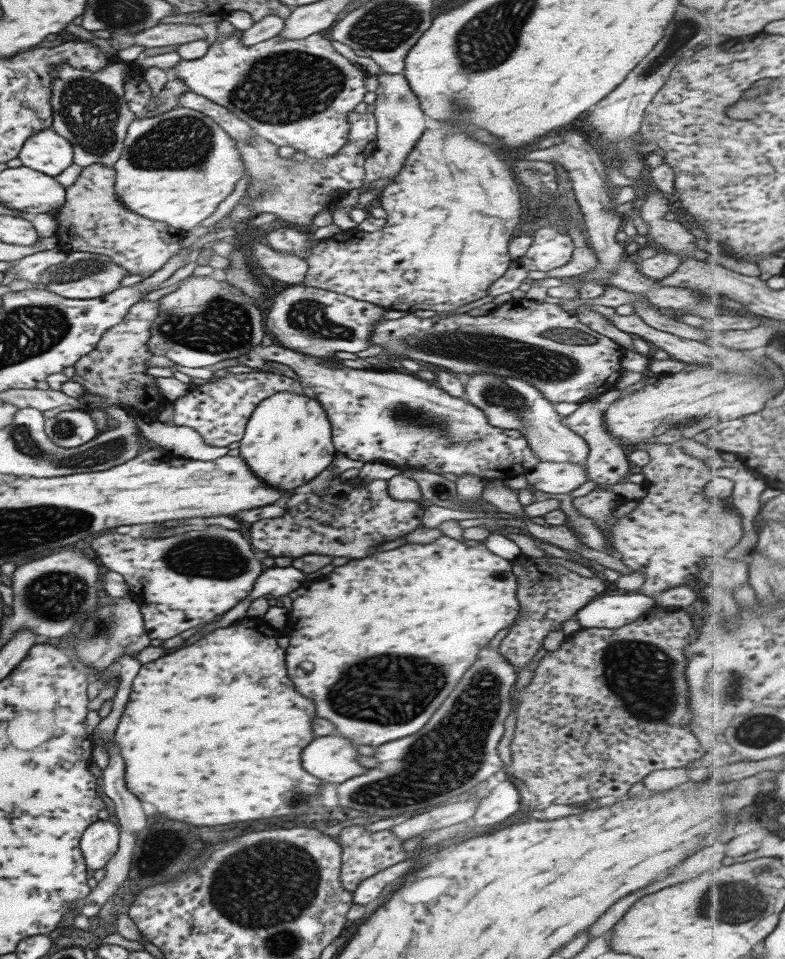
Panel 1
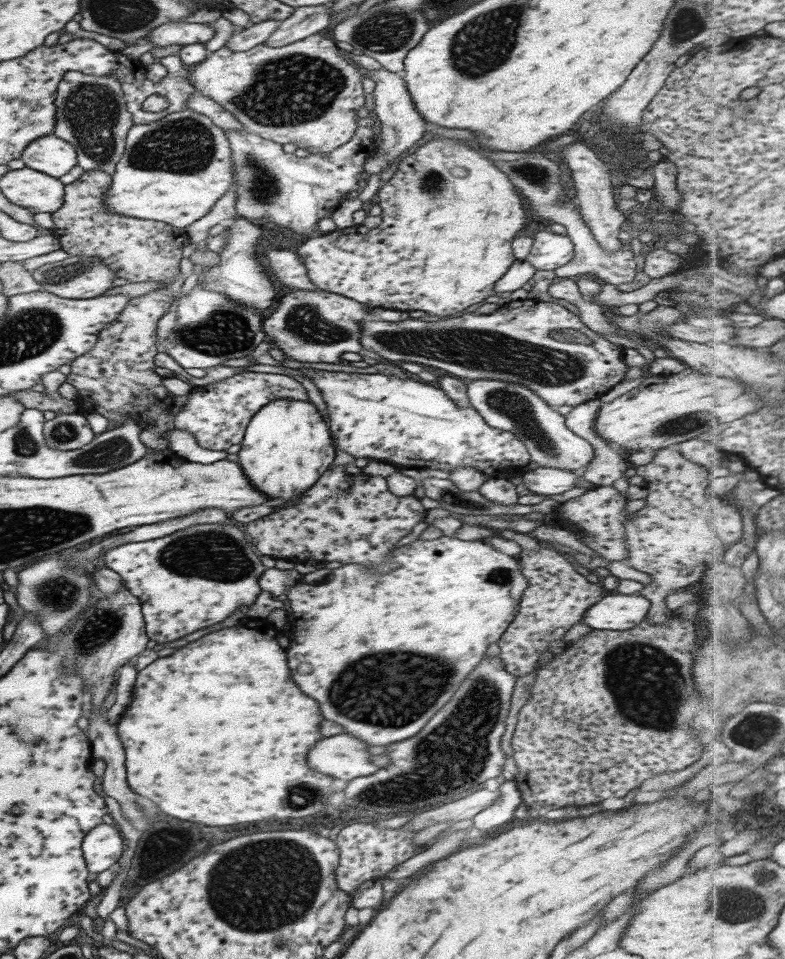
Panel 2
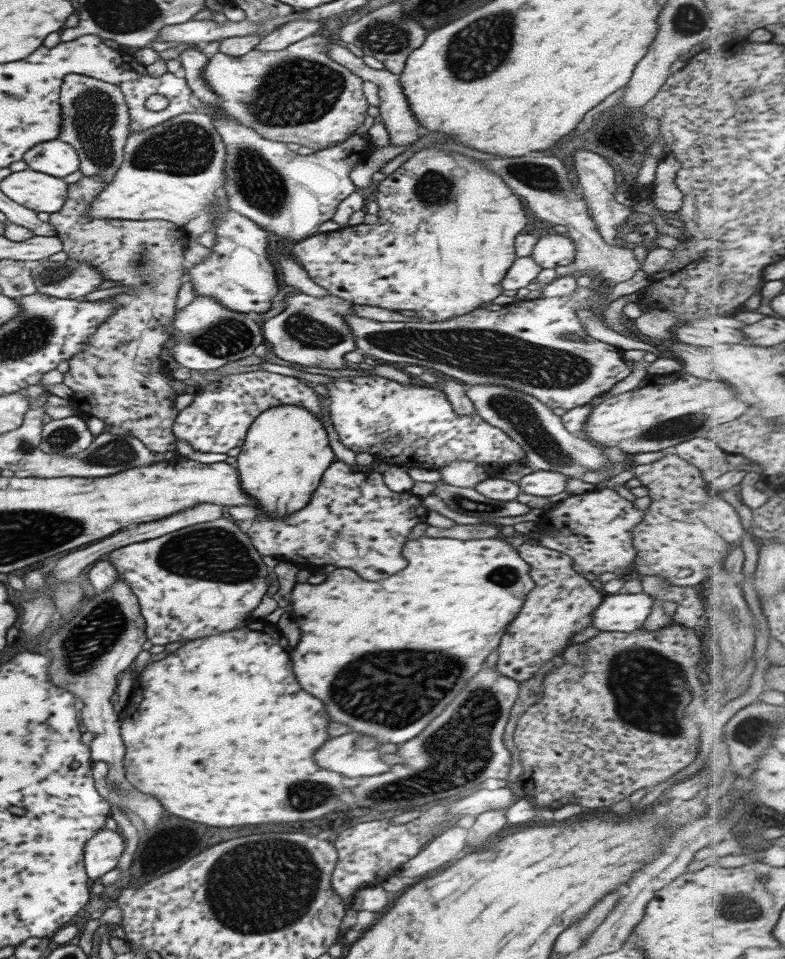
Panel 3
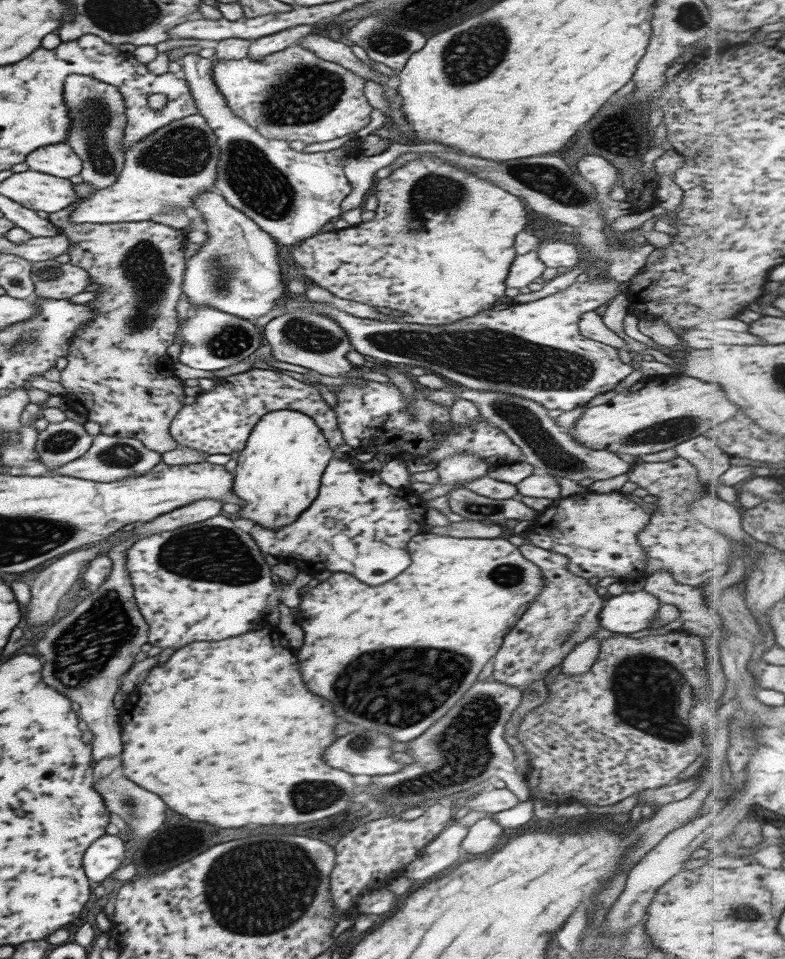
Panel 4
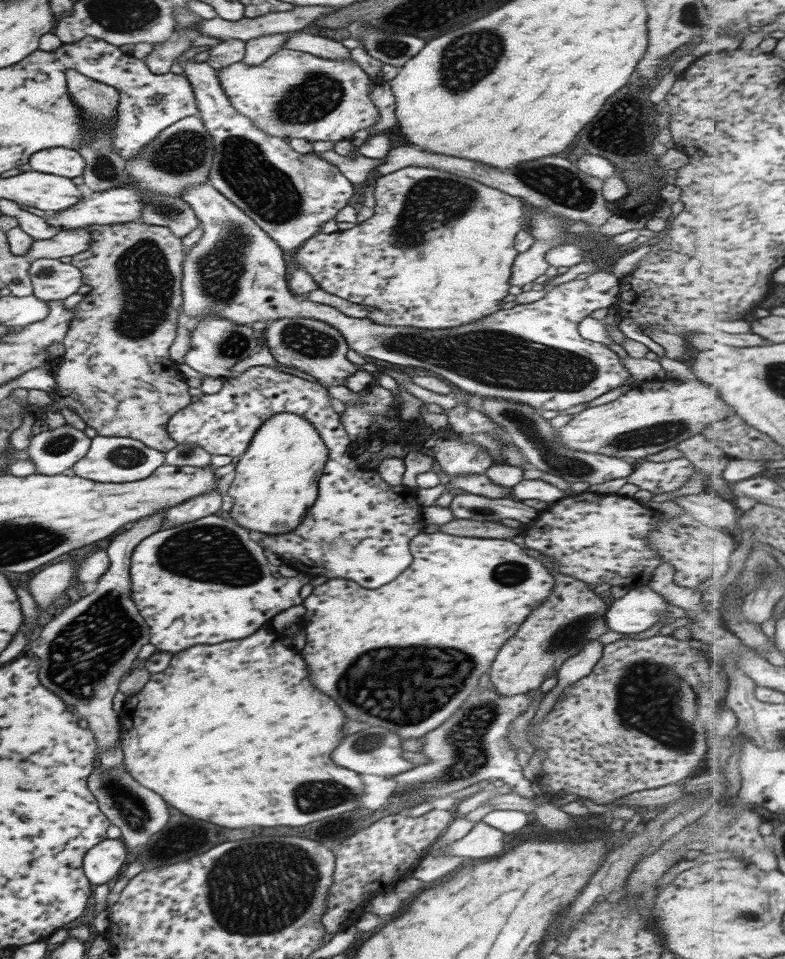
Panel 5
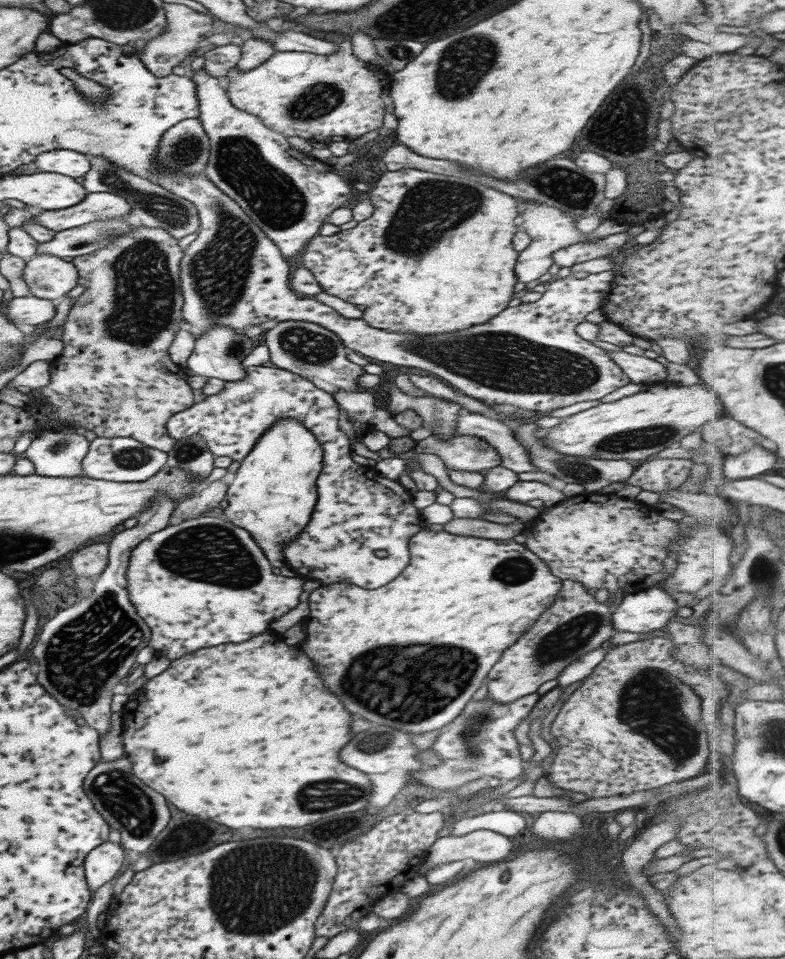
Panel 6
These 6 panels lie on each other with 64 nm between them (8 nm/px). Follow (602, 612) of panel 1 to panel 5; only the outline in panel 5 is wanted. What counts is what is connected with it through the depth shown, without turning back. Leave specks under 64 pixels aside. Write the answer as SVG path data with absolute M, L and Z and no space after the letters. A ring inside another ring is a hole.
M644 584L628 592L607 607L605 624L608 630L631 635L658 622L667 606L664 598Z

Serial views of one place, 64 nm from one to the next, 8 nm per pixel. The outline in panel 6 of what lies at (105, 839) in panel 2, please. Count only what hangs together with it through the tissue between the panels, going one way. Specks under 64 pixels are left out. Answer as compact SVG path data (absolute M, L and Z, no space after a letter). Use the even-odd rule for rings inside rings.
M103 842L95 846L83 860L84 878L91 898L96 890L109 883L123 864L123 849L120 844Z

